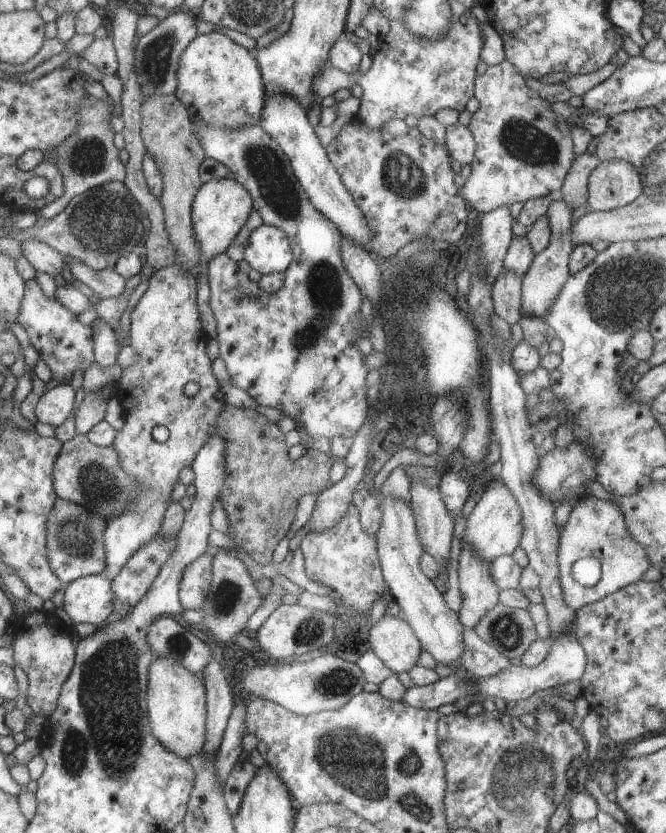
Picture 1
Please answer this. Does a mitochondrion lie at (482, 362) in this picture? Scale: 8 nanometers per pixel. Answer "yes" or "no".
no

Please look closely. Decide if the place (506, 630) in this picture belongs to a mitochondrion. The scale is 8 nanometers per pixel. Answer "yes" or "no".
yes

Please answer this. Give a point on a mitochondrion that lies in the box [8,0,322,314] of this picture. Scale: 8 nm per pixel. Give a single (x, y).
(103, 222)

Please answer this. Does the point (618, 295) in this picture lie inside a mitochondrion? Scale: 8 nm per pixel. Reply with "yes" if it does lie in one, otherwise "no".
yes

